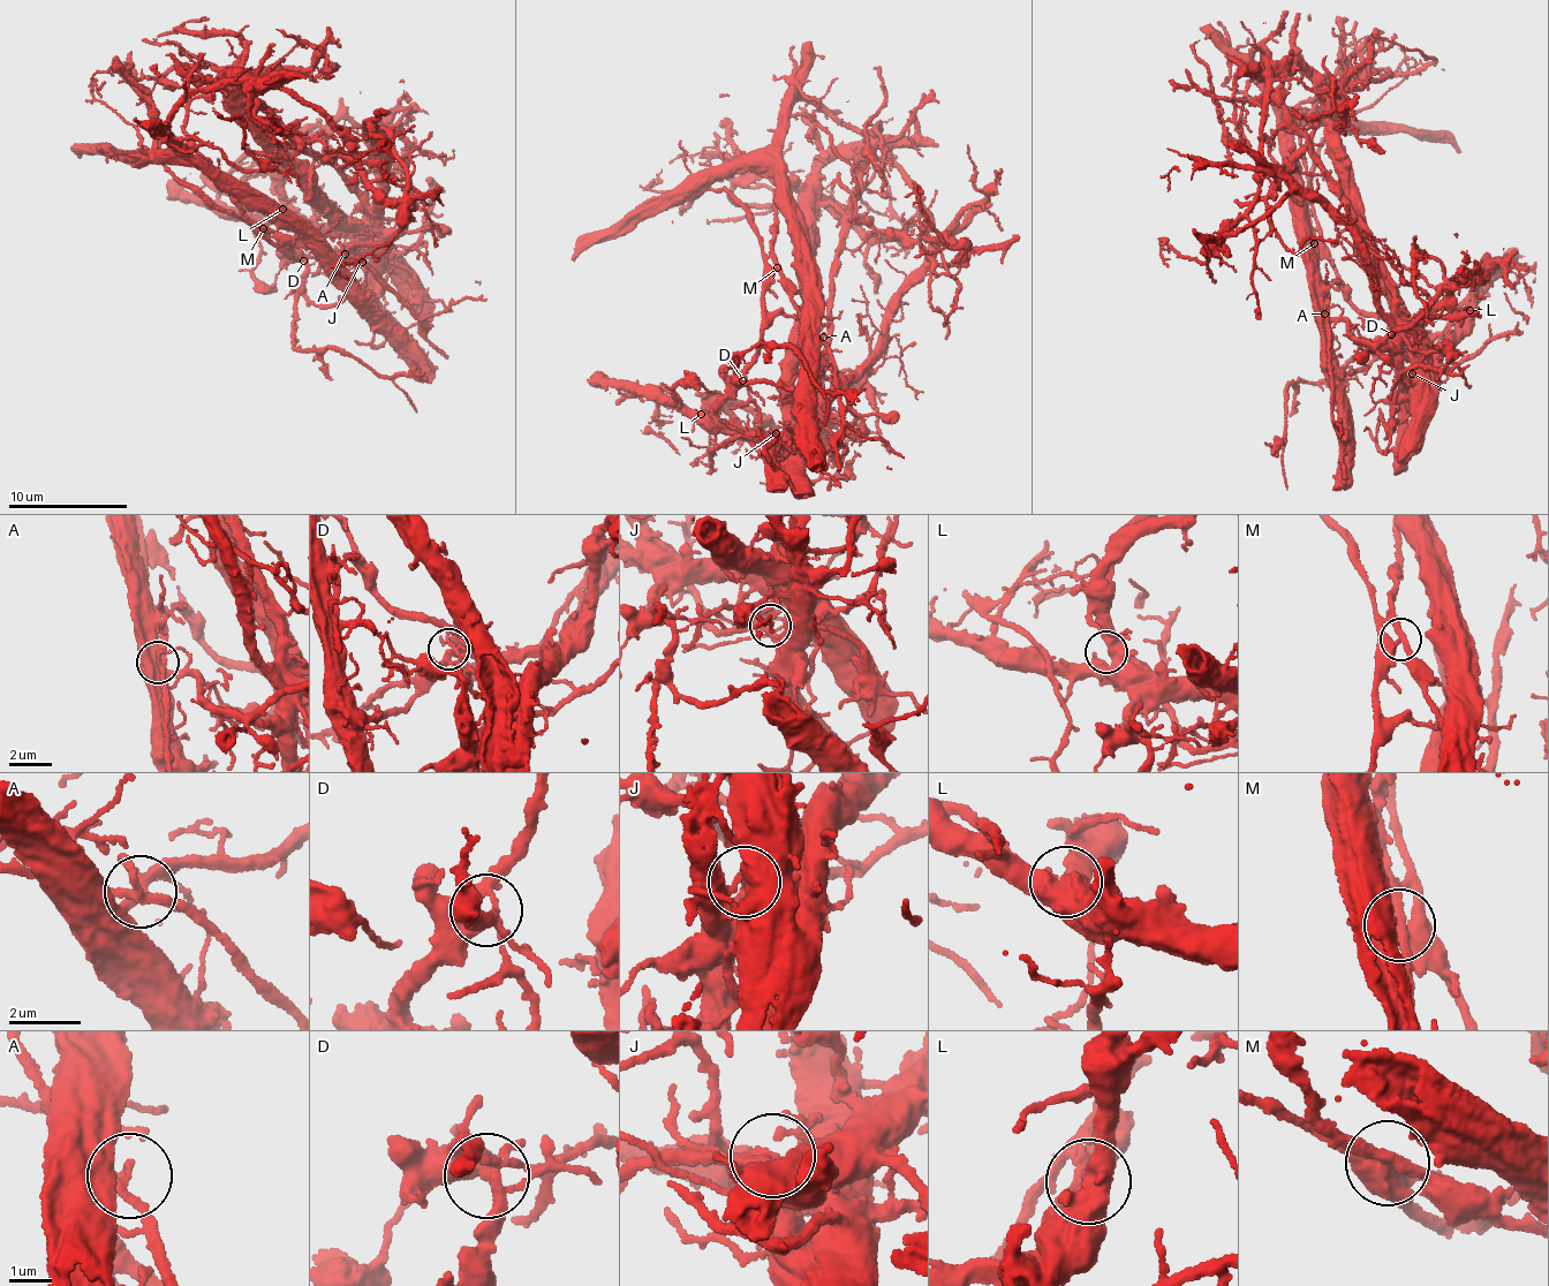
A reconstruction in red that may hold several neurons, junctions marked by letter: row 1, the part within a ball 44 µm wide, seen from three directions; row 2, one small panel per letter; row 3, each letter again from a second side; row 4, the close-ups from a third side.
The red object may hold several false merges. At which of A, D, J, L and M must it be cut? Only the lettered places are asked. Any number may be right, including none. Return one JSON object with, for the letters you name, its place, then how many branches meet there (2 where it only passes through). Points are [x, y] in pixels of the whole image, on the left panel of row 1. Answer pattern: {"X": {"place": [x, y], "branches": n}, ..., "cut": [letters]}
{"A": {"place": [345, 254], "branches": 3}, "J": {"place": [362, 262], "branches": 3}, "M": {"place": [263, 228], "branches": 2}, "cut": ["A", "J", "M"]}

